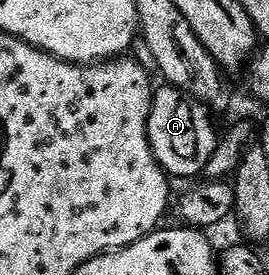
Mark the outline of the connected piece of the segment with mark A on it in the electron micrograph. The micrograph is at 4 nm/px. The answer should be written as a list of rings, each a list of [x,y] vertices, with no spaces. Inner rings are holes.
[[[164,88],[154,92],[149,116],[149,142],[155,159],[173,179],[204,174],[219,140],[219,132],[213,126],[214,114],[209,105],[190,99],[180,88]]]

